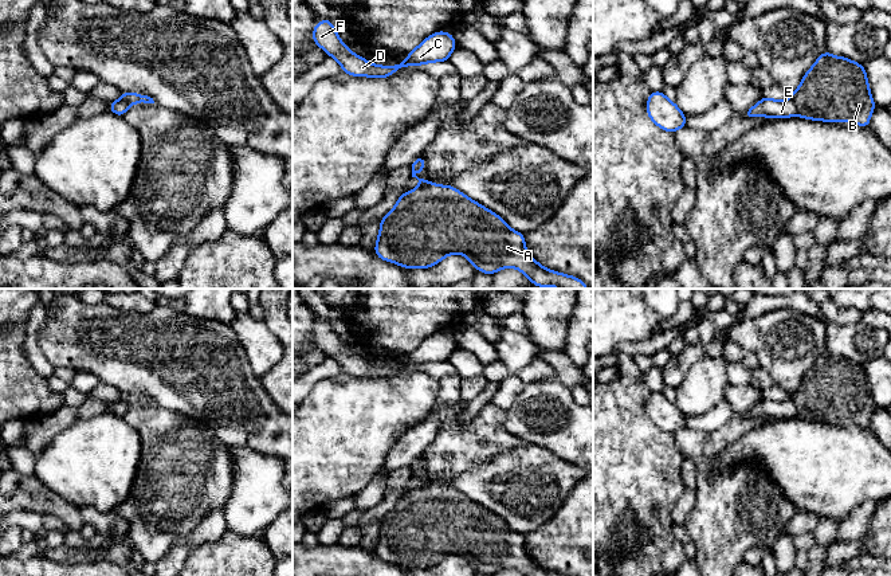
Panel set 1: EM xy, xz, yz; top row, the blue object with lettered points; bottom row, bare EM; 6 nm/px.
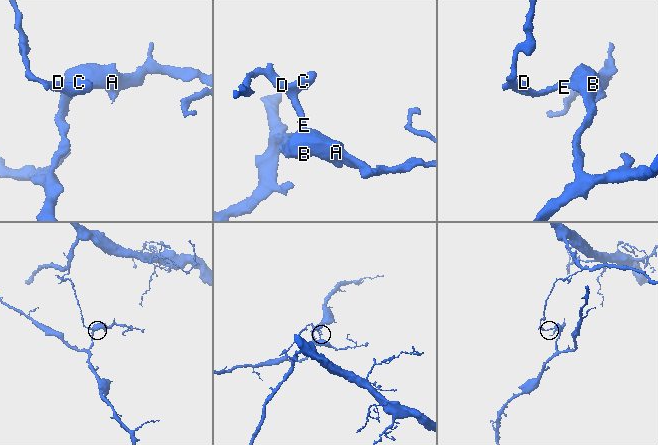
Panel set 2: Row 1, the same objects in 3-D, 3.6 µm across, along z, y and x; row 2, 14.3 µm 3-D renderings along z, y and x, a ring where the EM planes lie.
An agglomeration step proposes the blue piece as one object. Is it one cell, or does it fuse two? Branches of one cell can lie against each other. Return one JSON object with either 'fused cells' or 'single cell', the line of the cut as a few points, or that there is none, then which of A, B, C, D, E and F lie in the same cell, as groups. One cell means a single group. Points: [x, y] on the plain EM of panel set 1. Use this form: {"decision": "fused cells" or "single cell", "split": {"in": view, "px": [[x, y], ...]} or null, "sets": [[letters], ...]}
{"decision": "fused cells", "split": {"in": "yz", "px": [[791, 399], [796, 415]]}, "sets": [["A", "B"], ["C", "D", "E", "F"]]}

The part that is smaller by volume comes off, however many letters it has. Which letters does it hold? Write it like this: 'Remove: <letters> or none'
Remove: A, B

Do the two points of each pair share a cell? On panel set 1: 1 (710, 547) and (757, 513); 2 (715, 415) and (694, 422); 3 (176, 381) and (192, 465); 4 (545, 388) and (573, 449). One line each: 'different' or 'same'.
1: same
2: same
3: different
4: same

